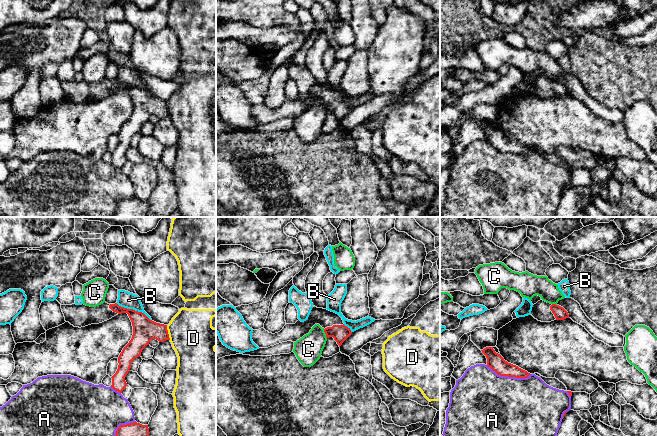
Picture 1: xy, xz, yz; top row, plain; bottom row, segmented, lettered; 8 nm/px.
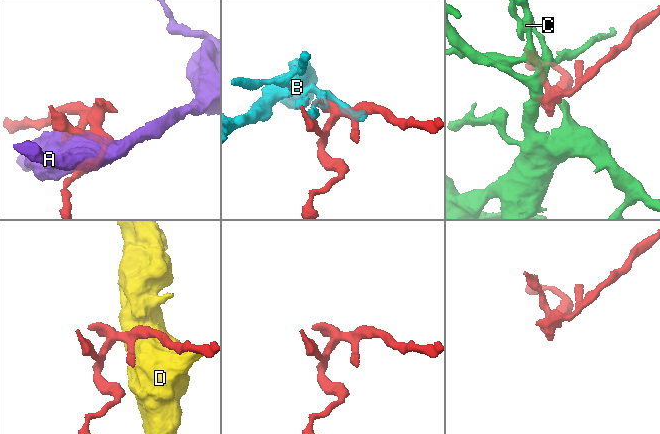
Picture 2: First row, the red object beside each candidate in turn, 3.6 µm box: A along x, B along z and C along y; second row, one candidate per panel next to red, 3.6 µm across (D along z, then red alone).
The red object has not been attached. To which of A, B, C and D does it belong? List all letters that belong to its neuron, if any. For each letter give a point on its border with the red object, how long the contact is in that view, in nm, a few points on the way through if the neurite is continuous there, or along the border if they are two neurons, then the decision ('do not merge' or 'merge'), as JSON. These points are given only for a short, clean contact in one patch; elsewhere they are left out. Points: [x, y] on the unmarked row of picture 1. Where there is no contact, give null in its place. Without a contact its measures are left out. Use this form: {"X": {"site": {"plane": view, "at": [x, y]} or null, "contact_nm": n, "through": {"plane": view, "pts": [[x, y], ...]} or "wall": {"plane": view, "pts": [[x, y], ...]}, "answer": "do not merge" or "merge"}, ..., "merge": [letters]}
{"A": {"site": {"plane": "yz", "at": [508, 152]}, "contact_nm": 360, "answer": "do not merge"}, "B": {"site": {"plane": "xy", "at": [134, 86]}, "contact_nm": 320, "answer": "do not merge"}, "C": {"site": {"plane": "xz", "at": [325, 109]}, "contact_nm": 80, "answer": "do not merge"}, "D": {"site": {"plane": "xy", "at": [167, 108]}, "contact_nm": 120, "answer": "do not merge"}, "merge": []}

